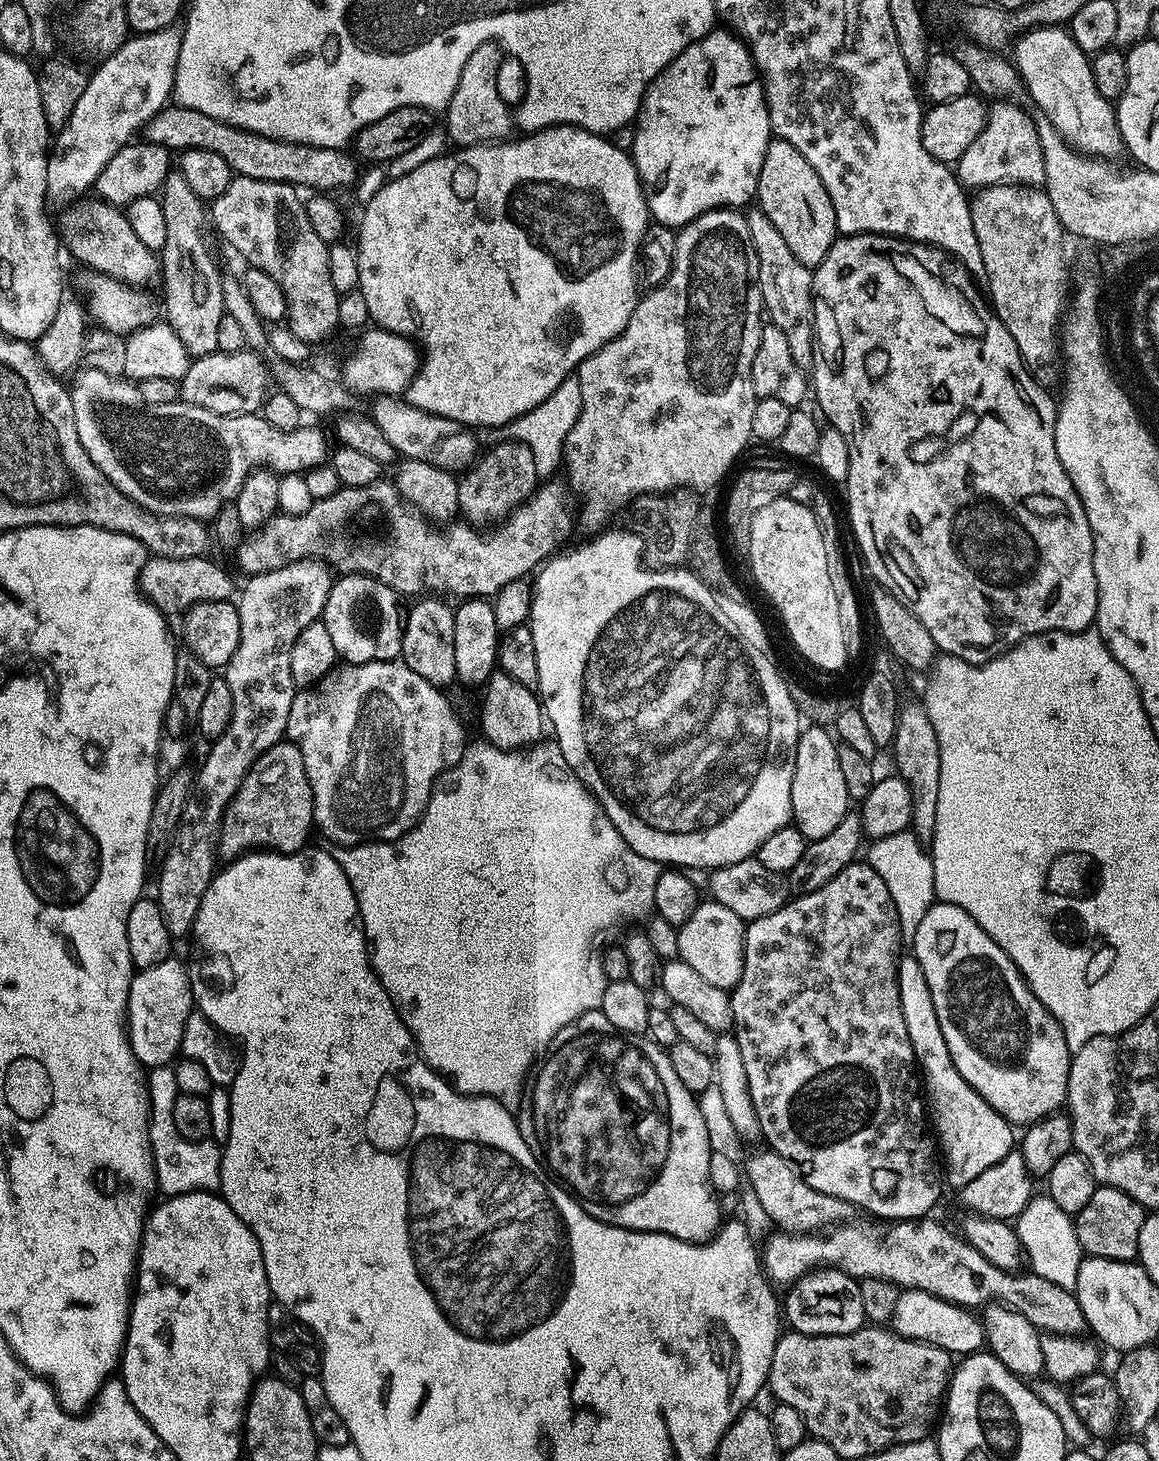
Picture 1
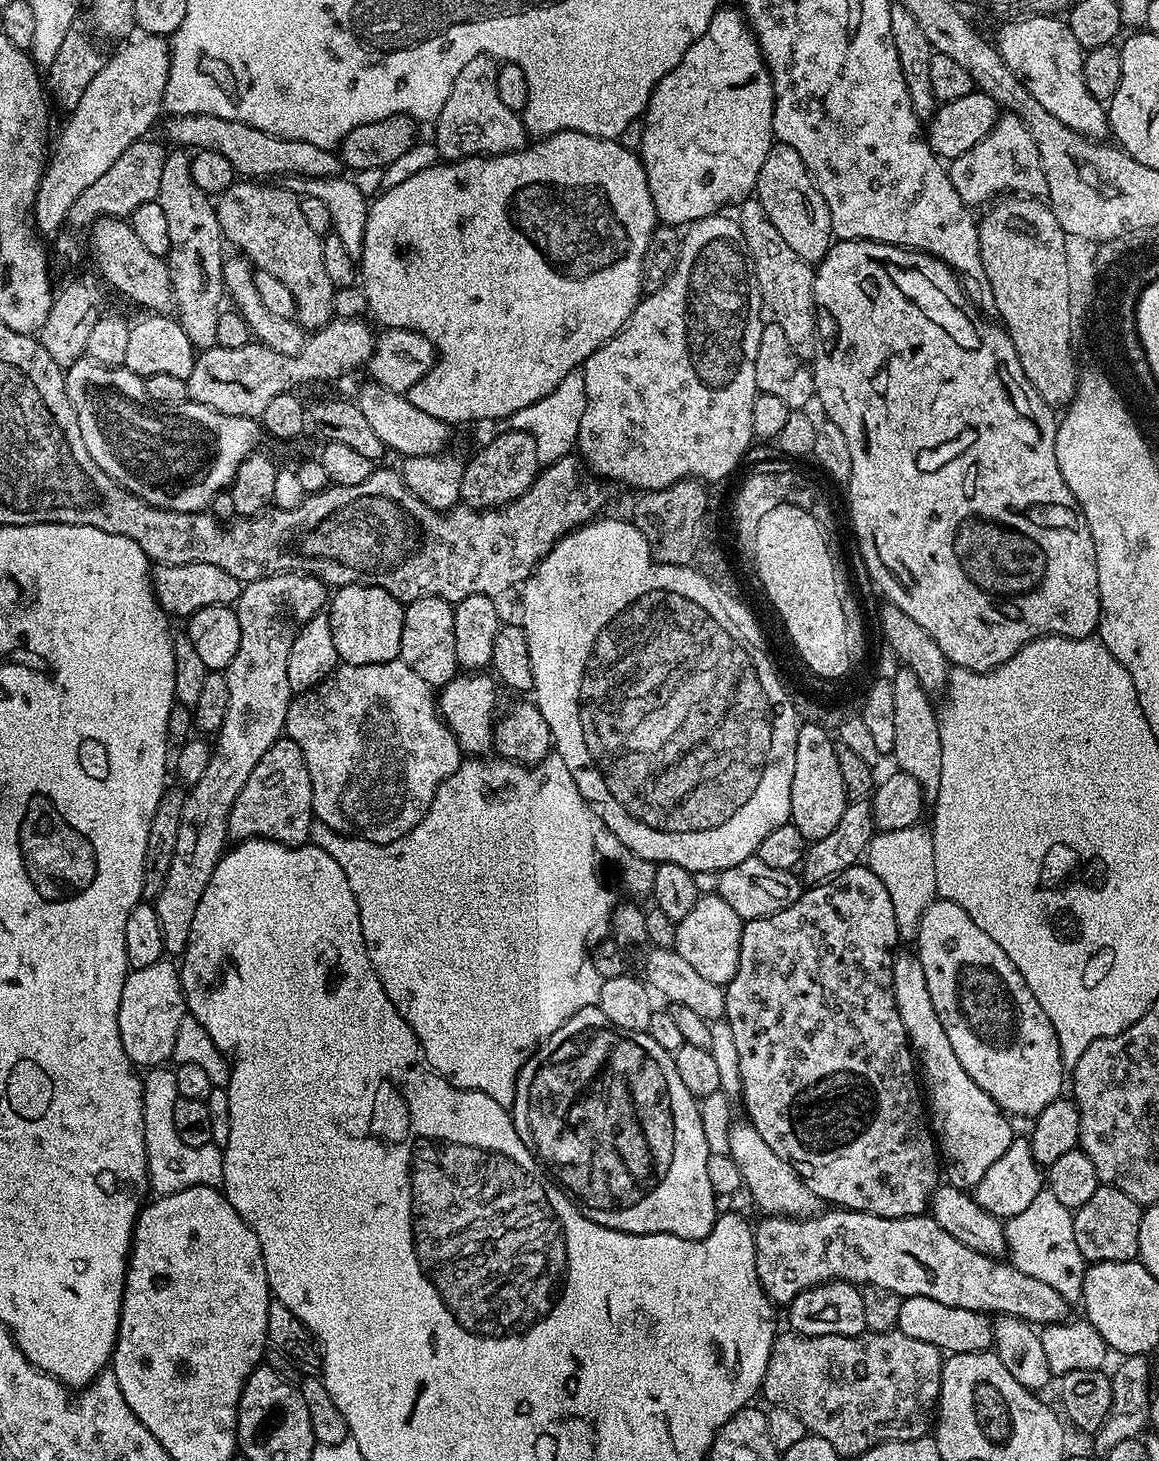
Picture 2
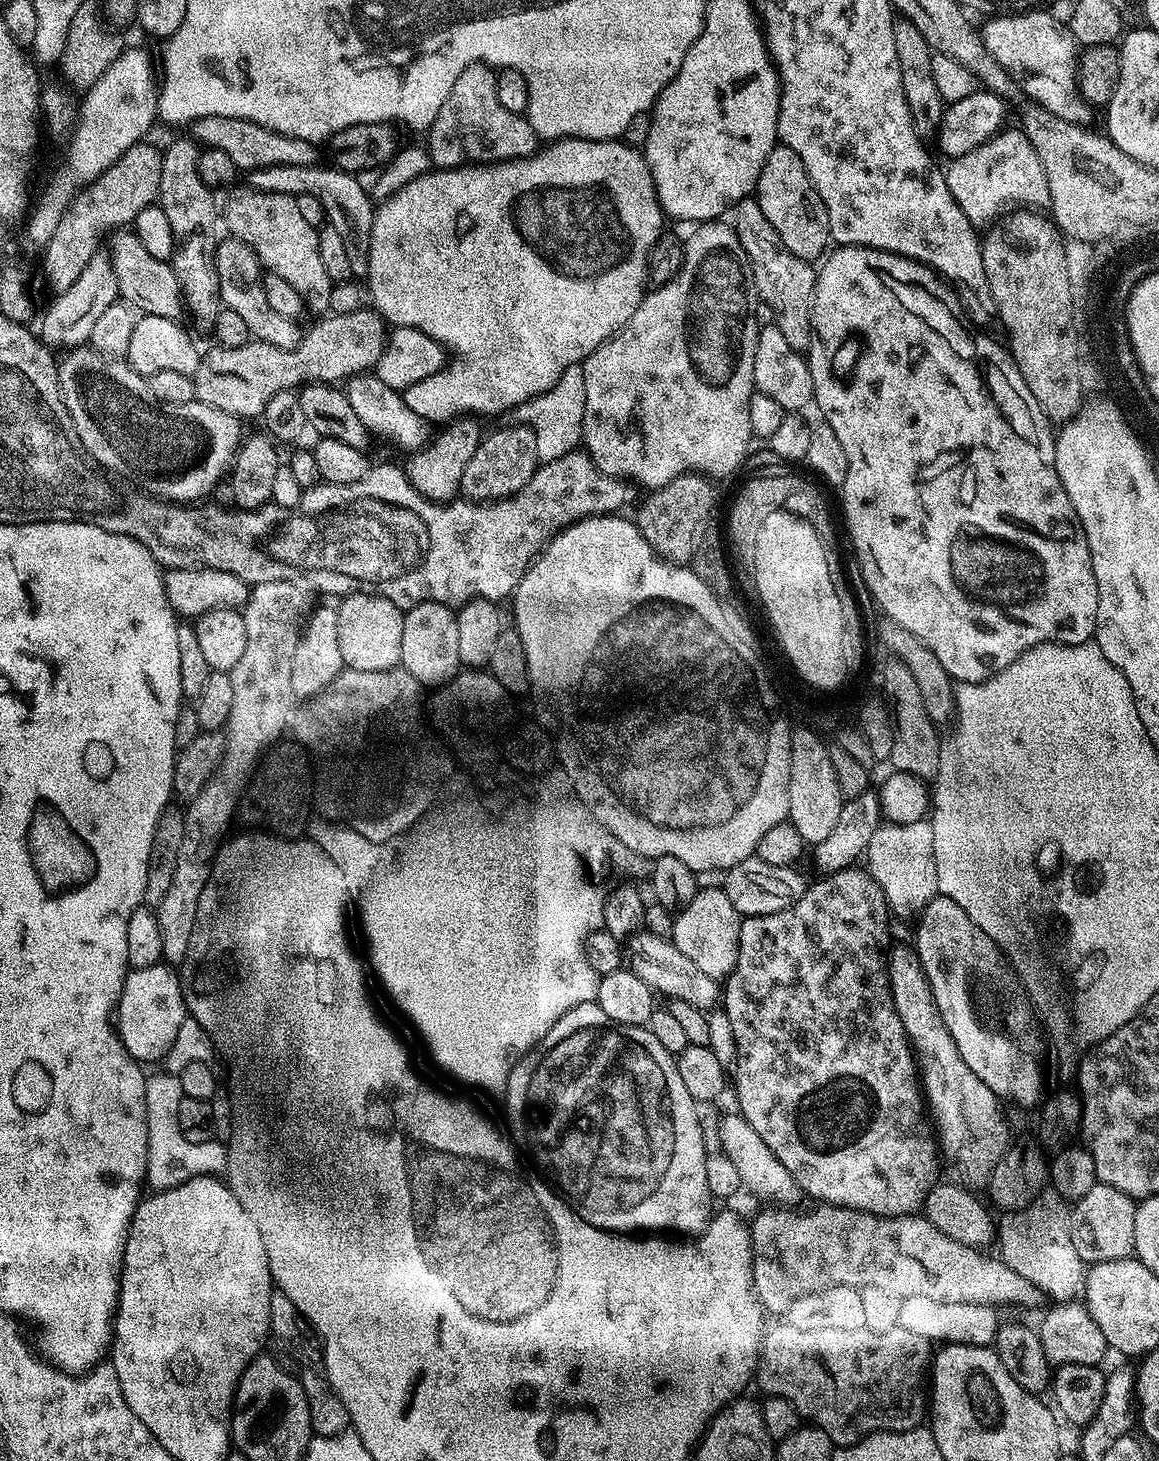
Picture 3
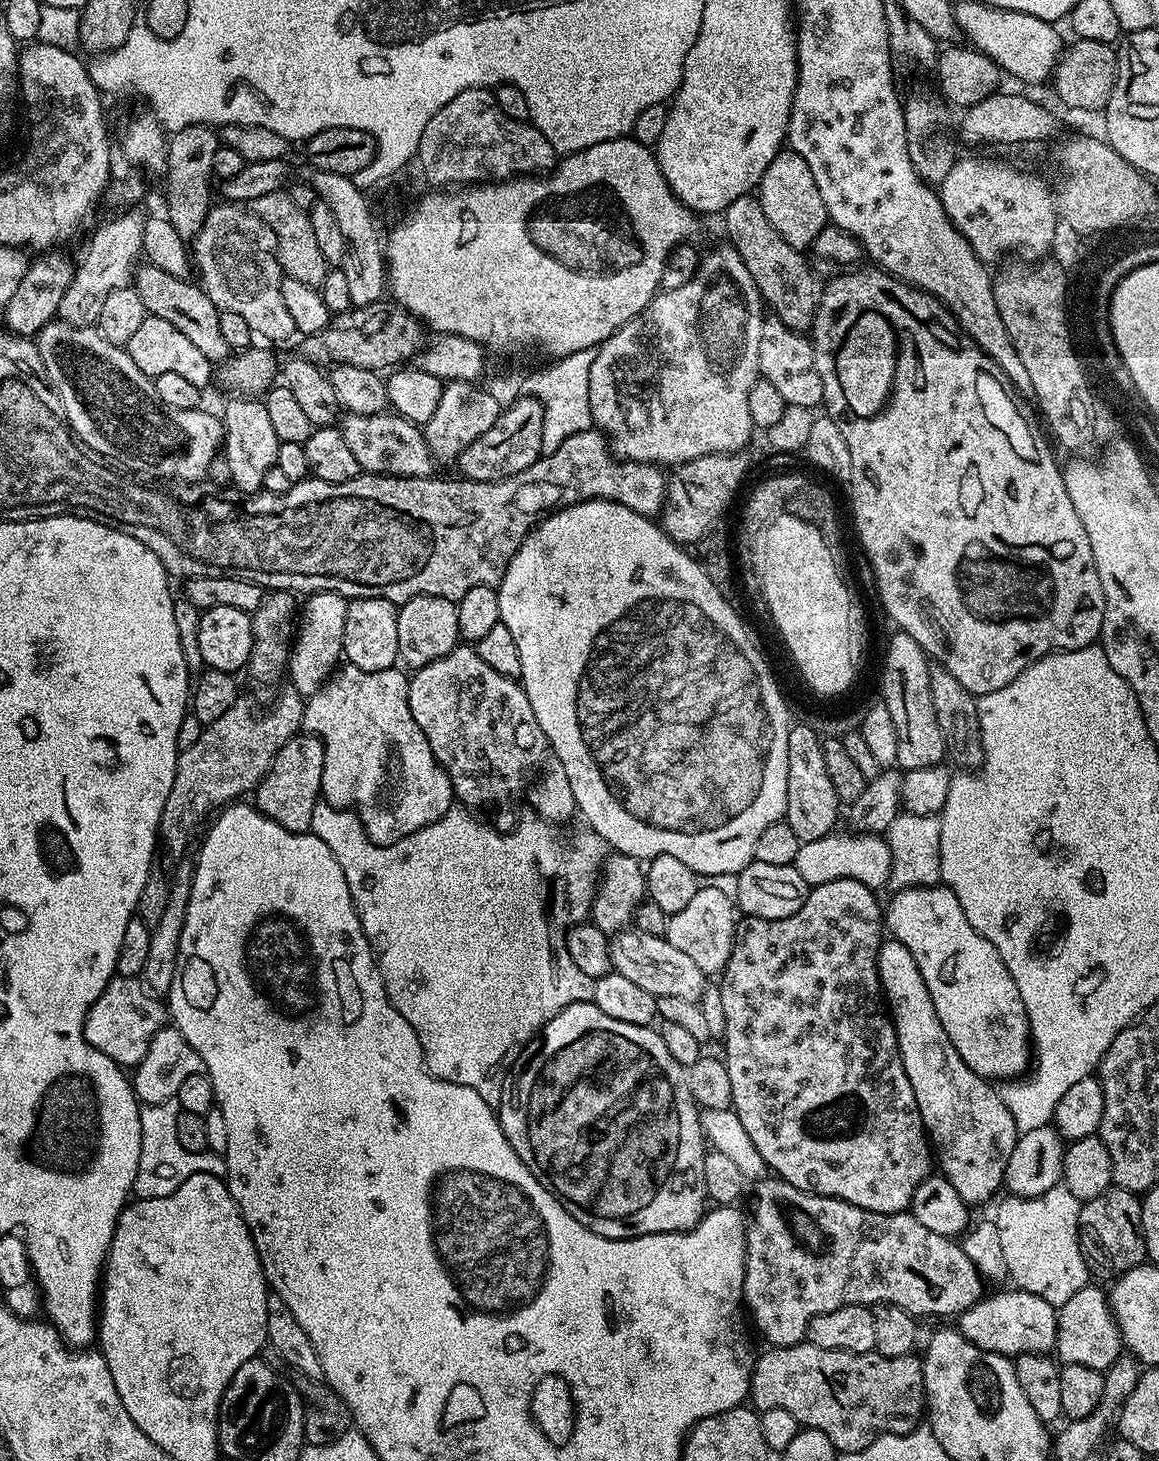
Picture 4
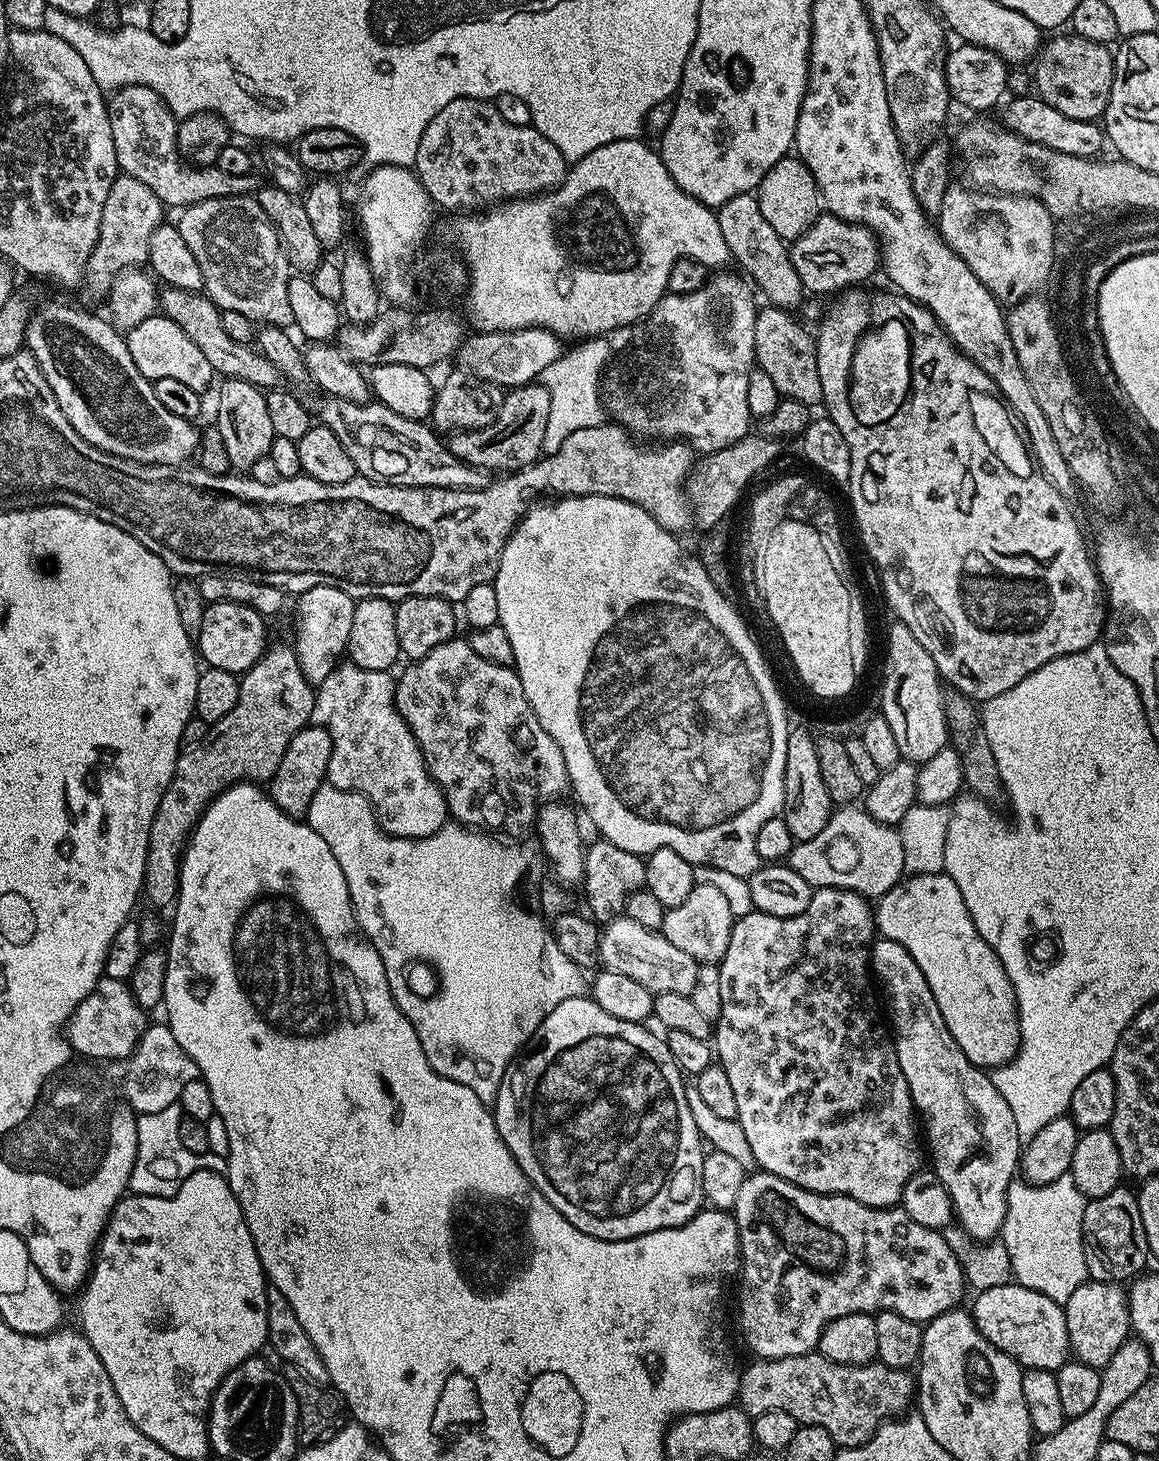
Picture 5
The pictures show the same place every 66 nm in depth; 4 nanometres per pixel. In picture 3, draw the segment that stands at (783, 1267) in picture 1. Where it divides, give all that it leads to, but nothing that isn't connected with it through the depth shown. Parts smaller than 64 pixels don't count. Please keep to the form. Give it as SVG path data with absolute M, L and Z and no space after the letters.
M817 1203L816 1208L792 1208L796 1206L764 1206L764 1209L750 1220L750 1231L752 1233L752 1290L755 1299L760 1301L761 1309L768 1312L788 1312L793 1311L794 1306L800 1300L806 1300L812 1296L818 1296L824 1292L831 1292L833 1288L853 1288L855 1290L865 1290L864 1288L884 1288L888 1296L893 1296L899 1302L911 1302L925 1299L929 1302L946 1302L947 1304L969 1304L970 1306L1001 1306L1000 1304L1017 1304L1020 1308L1036 1308L1040 1303L1045 1303L1046 1297L1043 1292L1037 1291L1032 1284L1026 1282L1010 1266L1005 1264L1003 1259L995 1258L991 1260L988 1256L983 1256L983 1251L966 1246L962 1242L954 1242L954 1238L946 1238L923 1215L909 1214L906 1216L875 1216L869 1212L859 1212L853 1208L839 1208L836 1204Z

